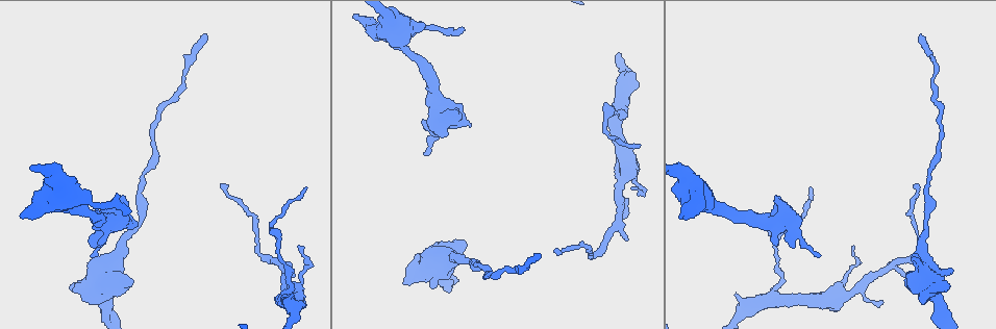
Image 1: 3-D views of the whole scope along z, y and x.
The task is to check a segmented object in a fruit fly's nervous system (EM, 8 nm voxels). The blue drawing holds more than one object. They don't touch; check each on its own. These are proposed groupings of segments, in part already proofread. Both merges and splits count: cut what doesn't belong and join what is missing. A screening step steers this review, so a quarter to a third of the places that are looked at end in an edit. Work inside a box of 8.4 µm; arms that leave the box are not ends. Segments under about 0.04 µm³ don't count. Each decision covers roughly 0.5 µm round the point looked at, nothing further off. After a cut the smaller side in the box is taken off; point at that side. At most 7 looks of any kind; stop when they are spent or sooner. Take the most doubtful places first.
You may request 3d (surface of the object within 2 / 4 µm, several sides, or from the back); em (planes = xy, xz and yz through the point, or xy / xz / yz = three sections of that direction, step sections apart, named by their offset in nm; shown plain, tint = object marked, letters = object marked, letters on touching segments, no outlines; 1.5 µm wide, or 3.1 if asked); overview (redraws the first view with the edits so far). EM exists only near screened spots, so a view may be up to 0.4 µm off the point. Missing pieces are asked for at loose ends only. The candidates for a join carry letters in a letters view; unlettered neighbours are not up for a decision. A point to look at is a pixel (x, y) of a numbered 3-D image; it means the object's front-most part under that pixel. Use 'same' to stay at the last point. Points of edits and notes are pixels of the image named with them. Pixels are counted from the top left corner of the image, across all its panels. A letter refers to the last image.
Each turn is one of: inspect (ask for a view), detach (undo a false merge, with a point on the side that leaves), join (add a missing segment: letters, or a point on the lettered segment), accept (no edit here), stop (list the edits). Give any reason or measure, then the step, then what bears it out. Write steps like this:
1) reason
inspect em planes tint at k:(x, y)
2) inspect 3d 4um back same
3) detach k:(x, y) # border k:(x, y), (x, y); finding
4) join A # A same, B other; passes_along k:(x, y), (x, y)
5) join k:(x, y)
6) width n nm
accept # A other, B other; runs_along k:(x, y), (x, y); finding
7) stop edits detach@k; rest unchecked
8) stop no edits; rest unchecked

free end
inspect 3d 4um at 1:(538, 255)

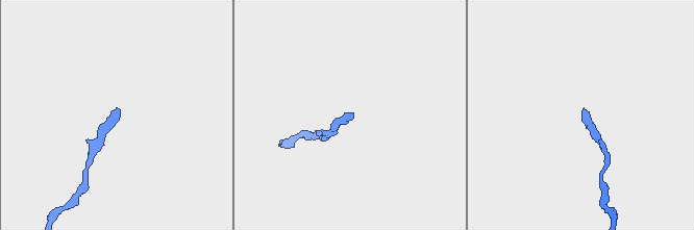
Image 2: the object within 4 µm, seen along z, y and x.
need the tissue
inspect em planes letters at 2:(353, 116)

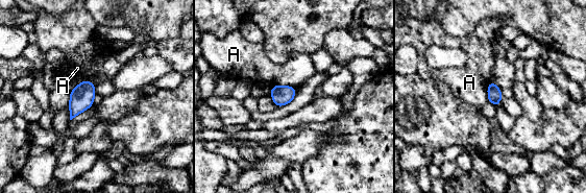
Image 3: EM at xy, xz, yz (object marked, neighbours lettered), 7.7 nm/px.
width 110 nm; longest_contact A 190 nm
accept # A other; none of them fits

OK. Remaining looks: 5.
branch stops here
inspect em planes letters at 1:(95, 256)

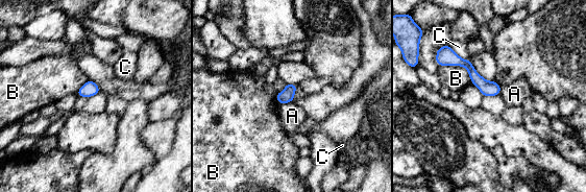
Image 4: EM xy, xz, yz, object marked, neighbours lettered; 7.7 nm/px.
longest_contact B 300 nm
accept # A other, B other, C other; none of them fits

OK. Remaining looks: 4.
thin end
inspect em planes letters at 1:(128, 214)

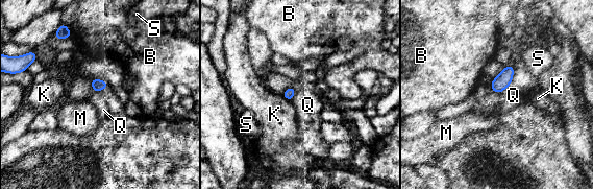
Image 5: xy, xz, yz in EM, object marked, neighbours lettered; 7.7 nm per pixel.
width 80 nm
accept # B other, K other, M other, Q other, S other; border 5:(513, 65), (512, 81), (493, 92); no lettered segment goes on from it

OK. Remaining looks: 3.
stop no edits; rest unchecked

